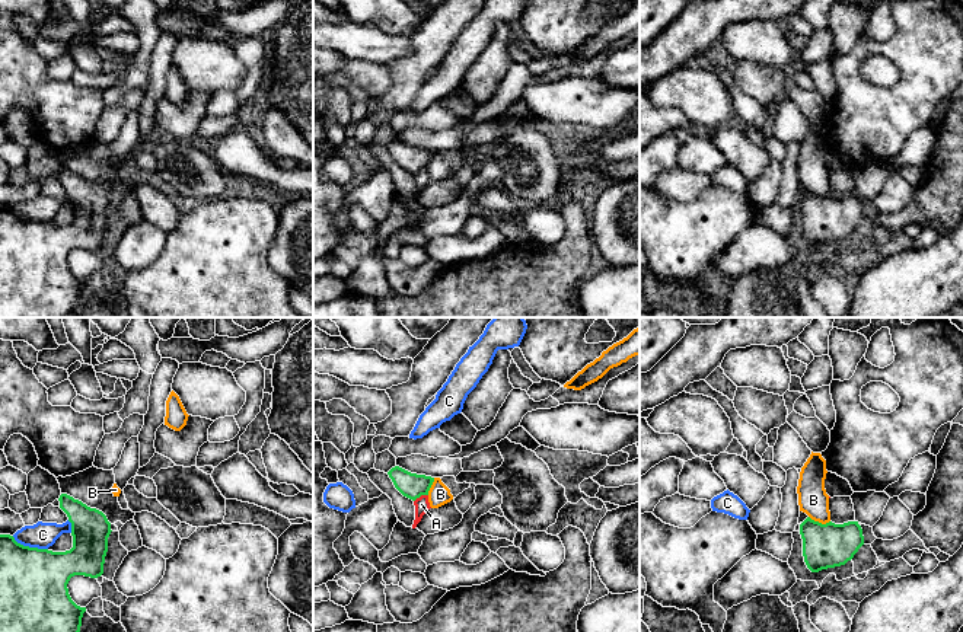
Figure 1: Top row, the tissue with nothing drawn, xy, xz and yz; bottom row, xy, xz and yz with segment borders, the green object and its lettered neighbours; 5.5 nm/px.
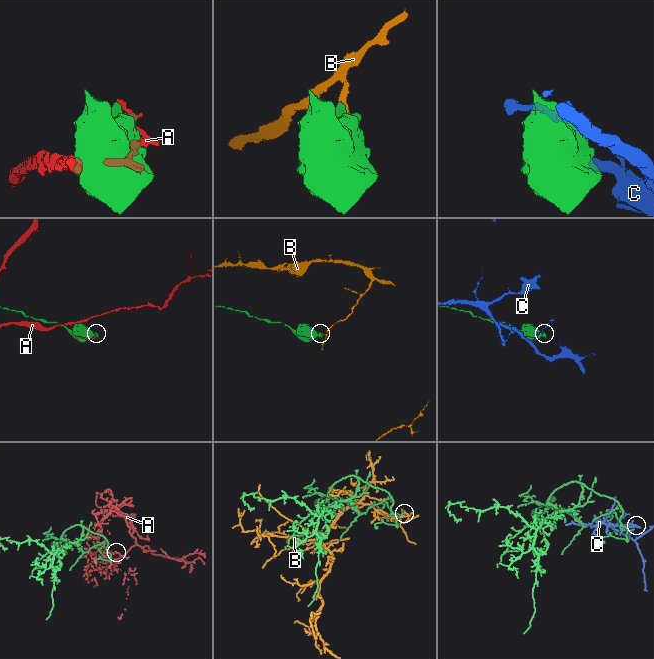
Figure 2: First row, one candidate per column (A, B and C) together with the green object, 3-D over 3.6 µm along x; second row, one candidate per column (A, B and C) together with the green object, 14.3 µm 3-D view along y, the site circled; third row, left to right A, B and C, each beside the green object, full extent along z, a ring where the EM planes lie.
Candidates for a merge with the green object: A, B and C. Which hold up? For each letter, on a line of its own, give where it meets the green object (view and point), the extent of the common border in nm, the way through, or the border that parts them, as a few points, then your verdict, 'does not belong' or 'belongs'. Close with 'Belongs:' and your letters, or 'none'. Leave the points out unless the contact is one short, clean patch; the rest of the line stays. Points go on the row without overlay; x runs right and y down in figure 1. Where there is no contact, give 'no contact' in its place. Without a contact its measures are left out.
A: meets green in xz at (420, 169); contact 90 nm long; does not belong
B: meets green in yz at (818, 195); contact 120 nm long; border along yz (809, 190), (822, 197), (829, 195); does not belong
C: meets green in xy at (28, 220); contact 220 nm long; does not belong
Belongs: none

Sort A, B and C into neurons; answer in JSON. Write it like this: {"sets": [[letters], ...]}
{"sets": [["A"], ["B"], ["C"]]}

